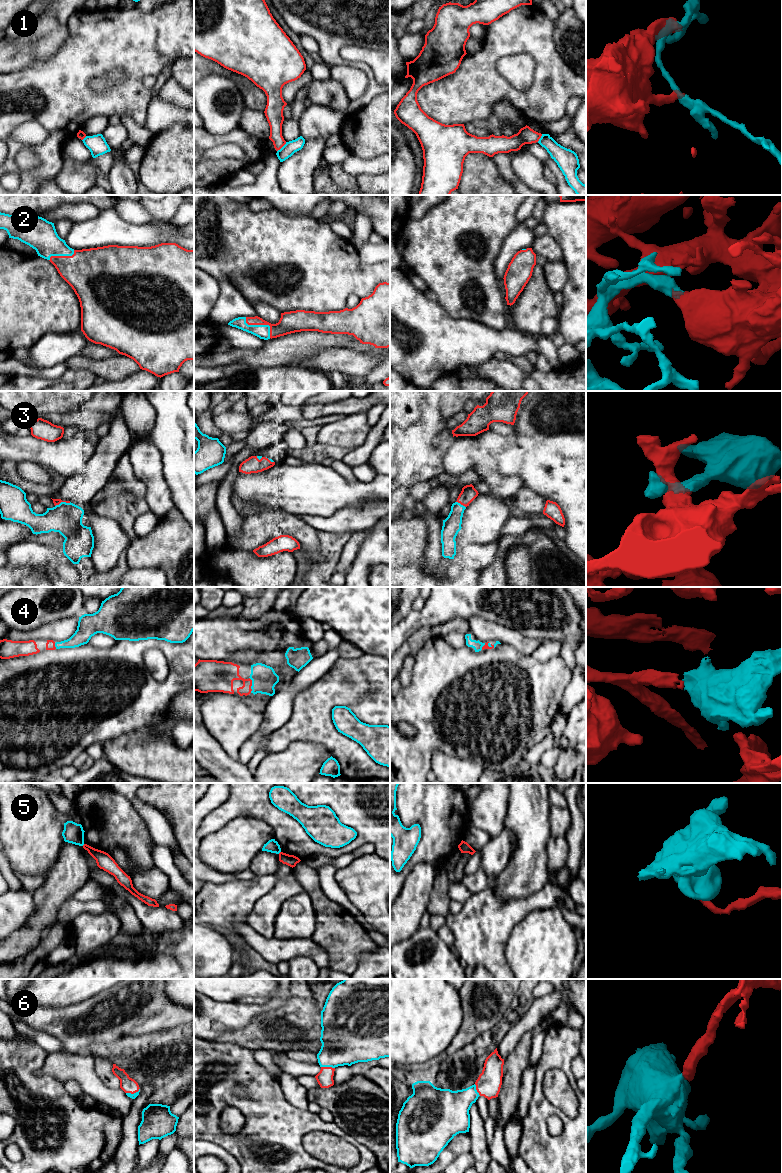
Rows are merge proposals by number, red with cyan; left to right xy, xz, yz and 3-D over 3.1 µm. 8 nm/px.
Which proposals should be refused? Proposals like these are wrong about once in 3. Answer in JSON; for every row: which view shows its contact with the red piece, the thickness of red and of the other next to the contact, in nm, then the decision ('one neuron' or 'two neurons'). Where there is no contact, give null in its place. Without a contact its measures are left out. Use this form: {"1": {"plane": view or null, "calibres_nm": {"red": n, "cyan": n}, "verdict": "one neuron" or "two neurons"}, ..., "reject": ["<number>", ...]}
{"1": {"plane": "xz", "calibres_nm": {"red": 140, "cyan": 100}, "verdict": "two neurons"}, "2": {"plane": "xz", "calibres_nm": {"red": 180, "cyan": 110}, "verdict": "one neuron"}, "3": {"plane": "xy", "calibres_nm": {"red": 50, "cyan": 260}, "verdict": "one neuron"}, "4": {"plane": "xz", "calibres_nm": {"red": 200, "cyan": 200}, "verdict": "one neuron"}, "5": {"plane": null, "verdict": "two neurons"}, "6": {"plane": "xz", "calibres_nm": {"red": 130, "cyan": 380}, "verdict": "one neuron"}, "reject": ["1", "5"]}

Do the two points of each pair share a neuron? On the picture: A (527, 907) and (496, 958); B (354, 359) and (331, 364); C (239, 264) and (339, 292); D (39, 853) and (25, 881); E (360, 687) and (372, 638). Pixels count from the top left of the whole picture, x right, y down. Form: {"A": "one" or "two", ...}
{"A": "one", "B": "one", "C": "one", "D": "two", "E": "two"}

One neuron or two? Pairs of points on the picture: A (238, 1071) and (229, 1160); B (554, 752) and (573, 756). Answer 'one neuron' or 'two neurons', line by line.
A: two neurons
B: two neurons

